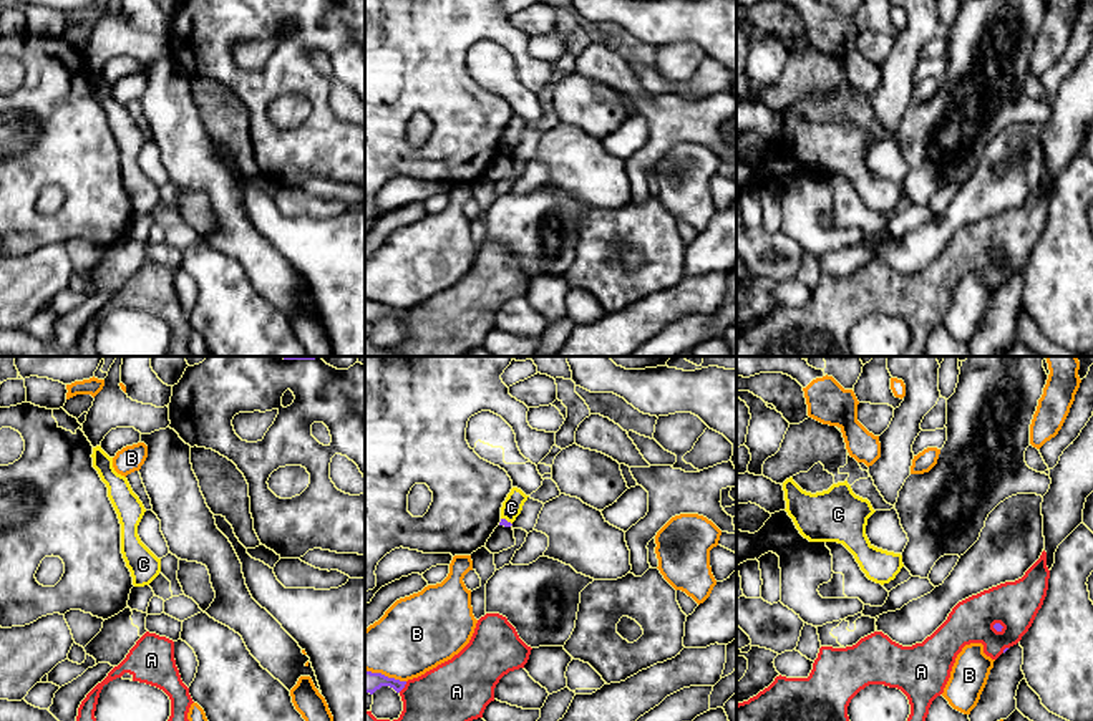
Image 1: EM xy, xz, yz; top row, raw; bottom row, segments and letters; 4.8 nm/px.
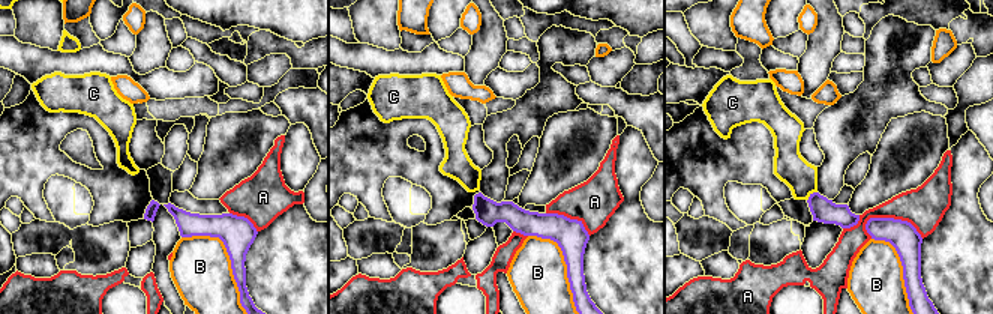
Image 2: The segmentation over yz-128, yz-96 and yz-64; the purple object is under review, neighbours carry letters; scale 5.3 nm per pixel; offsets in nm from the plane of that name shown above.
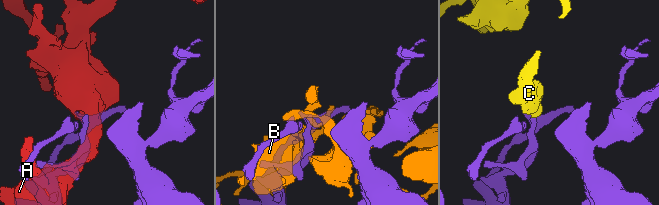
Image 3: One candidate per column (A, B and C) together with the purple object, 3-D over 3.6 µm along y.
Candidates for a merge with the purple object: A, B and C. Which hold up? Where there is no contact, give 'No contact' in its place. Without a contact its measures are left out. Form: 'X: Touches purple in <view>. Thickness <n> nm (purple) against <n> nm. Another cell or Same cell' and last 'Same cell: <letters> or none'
A: Touches purple in xz. Thickness 110 nm (purple) against 320 nm. Another cell
B: Touches purple in xz. Thickness 110 nm (purple) against 360 nm. Another cell
C: Touches purple in xz. Thickness 40 nm (purple) against 100 nm. Another cell
Same cell: none

